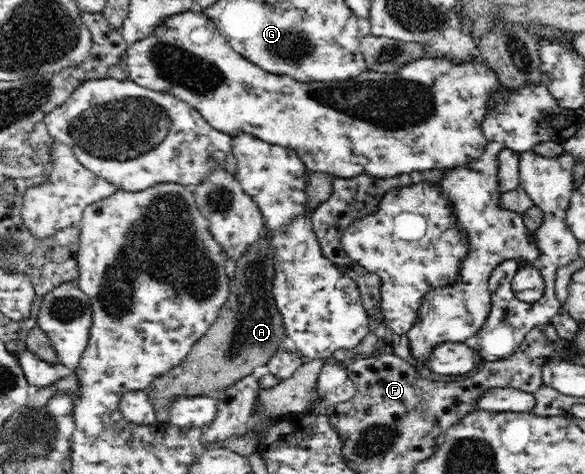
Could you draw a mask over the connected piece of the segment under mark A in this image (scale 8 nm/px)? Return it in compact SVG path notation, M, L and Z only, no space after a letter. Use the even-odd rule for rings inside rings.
M263 230L259 240L236 260L236 271L229 282L230 293L217 320L194 344L183 362L154 378L144 389L157 412L156 424L169 423L169 404L176 396L208 395L213 390L223 390L245 375L263 371L275 350L288 344L282 314L274 302L275 261L275 245L269 231Z

